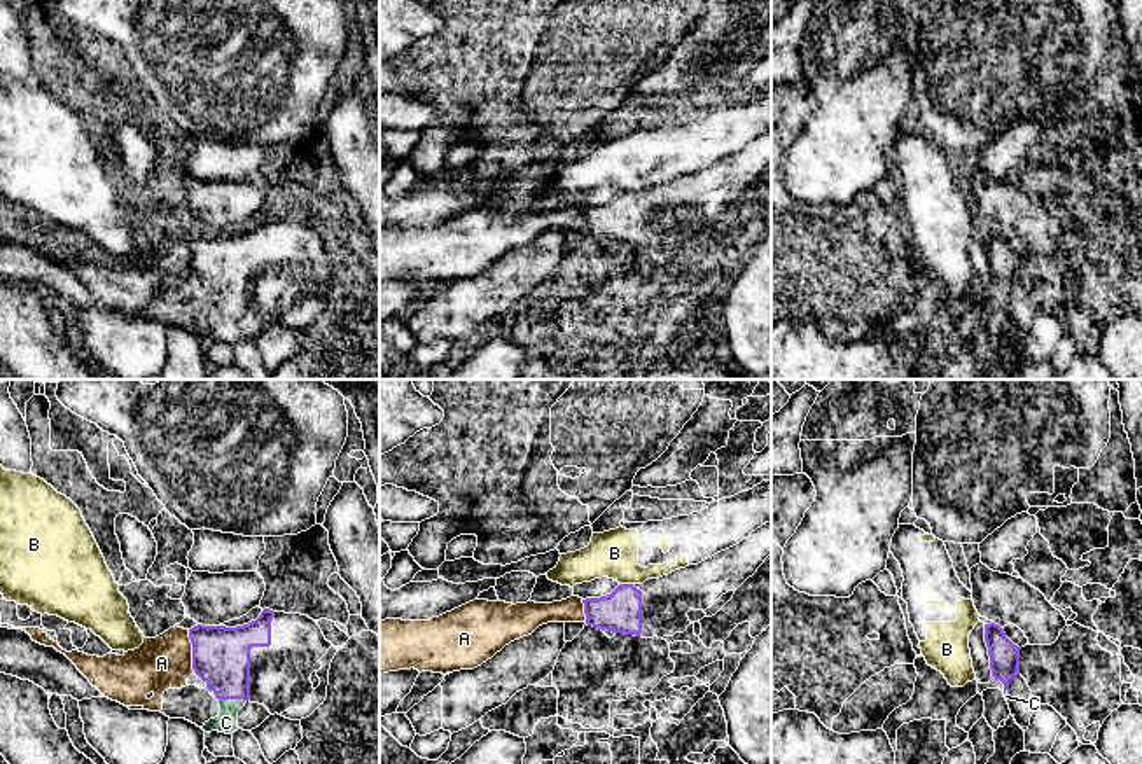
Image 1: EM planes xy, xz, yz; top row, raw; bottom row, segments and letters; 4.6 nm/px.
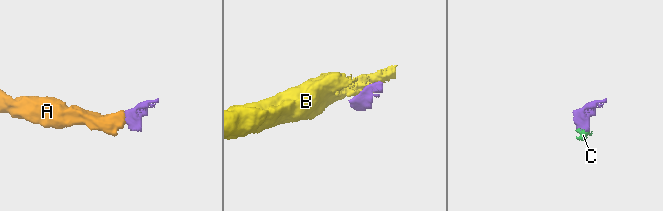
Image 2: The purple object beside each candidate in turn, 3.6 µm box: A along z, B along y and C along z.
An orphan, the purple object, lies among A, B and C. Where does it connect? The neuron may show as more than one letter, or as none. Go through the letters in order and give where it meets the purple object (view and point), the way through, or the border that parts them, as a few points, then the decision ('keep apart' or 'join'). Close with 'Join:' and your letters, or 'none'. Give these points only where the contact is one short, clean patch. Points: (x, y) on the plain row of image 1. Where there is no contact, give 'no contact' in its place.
A: contact xy (193, 259); way xy (221, 264), (208, 259), (193, 259), (177, 261), (161, 271); join
B: contact xz (626, 193); keep apart
C: contact xy (228, 306); join
Join: A, C

